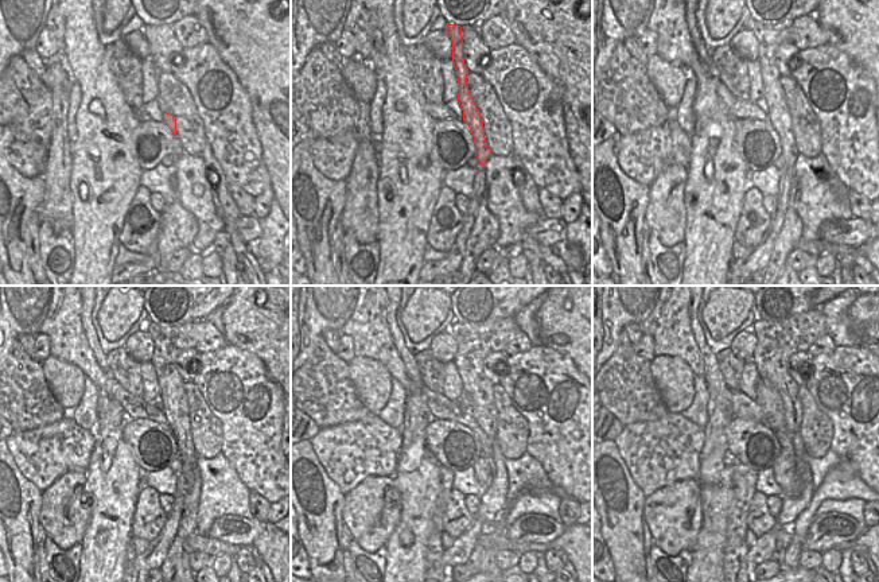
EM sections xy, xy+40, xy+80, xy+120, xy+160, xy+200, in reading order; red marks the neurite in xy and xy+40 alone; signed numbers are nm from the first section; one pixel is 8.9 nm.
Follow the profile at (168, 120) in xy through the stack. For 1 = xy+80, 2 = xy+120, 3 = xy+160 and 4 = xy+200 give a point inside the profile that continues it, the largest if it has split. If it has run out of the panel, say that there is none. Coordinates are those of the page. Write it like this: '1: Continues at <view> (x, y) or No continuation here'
1: Continues at xy+80 (770, 37)
2: Continues at xy+120 (170, 341)
3: Continues at xy+160 (474, 341)
4: Continues at xy+200 (777, 341).

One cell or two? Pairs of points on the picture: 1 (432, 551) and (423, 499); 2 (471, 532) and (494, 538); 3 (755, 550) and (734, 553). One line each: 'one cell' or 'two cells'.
1: two cells
2: two cells
3: two cells

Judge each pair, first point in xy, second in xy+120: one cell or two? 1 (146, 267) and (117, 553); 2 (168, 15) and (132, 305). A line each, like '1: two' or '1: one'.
1: two
2: two

